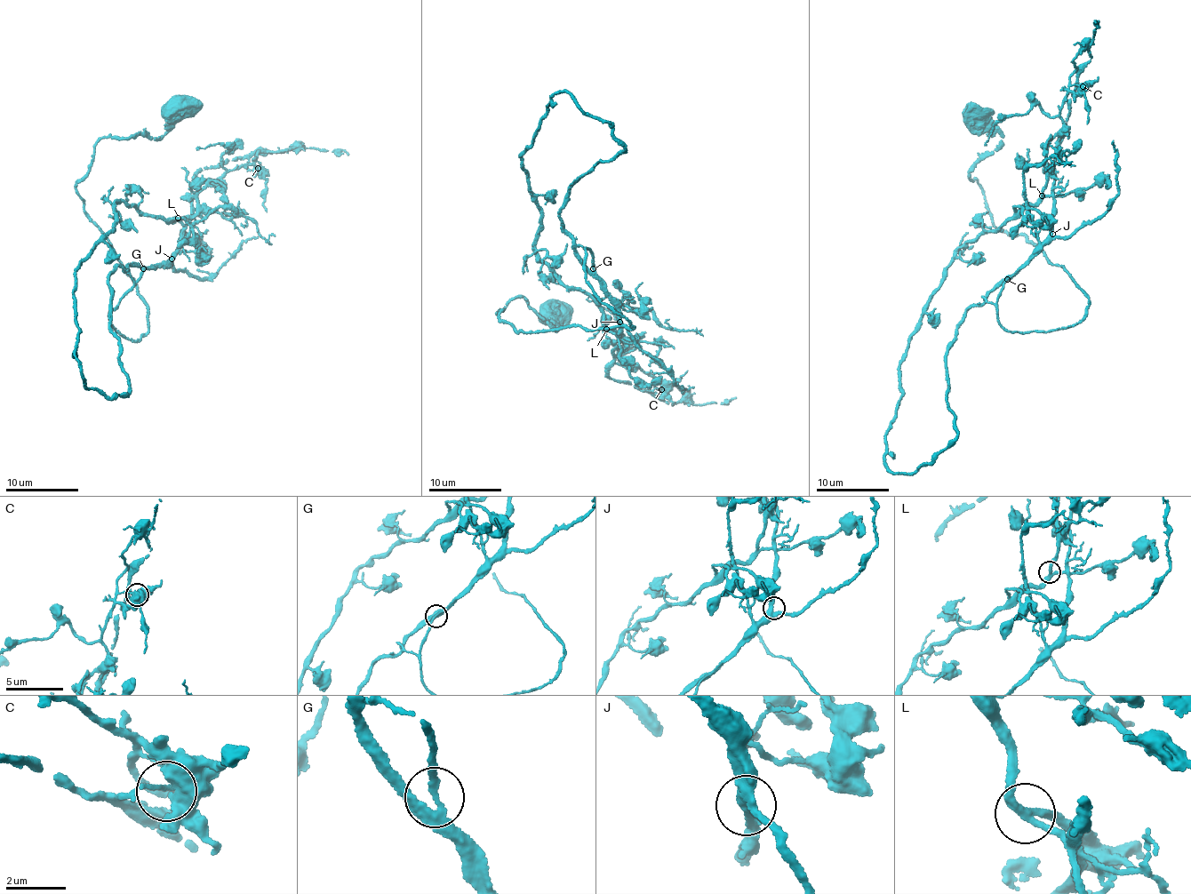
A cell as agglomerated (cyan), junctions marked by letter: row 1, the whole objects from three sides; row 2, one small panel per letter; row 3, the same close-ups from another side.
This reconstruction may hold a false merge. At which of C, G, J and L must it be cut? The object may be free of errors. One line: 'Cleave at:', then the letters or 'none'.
Cleave at: none

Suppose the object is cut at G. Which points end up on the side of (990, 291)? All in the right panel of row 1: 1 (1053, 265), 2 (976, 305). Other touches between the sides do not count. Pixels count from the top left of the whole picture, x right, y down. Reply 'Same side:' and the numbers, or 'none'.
Same side: 2

